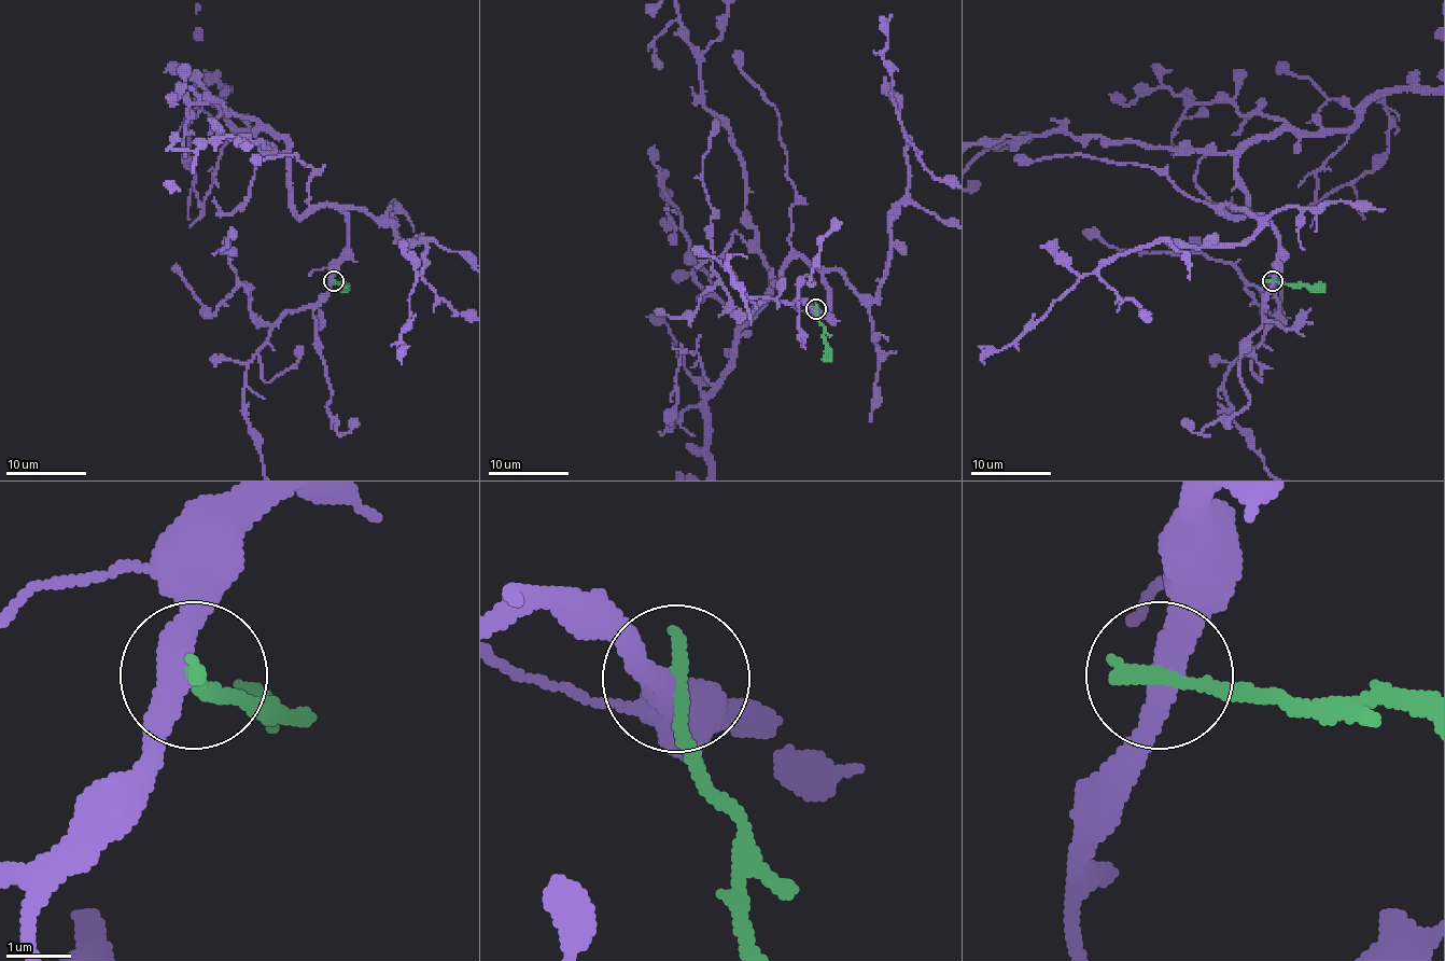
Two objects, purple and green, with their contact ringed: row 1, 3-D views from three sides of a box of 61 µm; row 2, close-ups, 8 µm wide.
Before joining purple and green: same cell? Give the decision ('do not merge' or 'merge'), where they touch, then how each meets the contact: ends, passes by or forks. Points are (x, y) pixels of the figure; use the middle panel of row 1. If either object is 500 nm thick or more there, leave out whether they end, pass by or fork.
do not merge | (816, 309) | purple passes by | green ends

